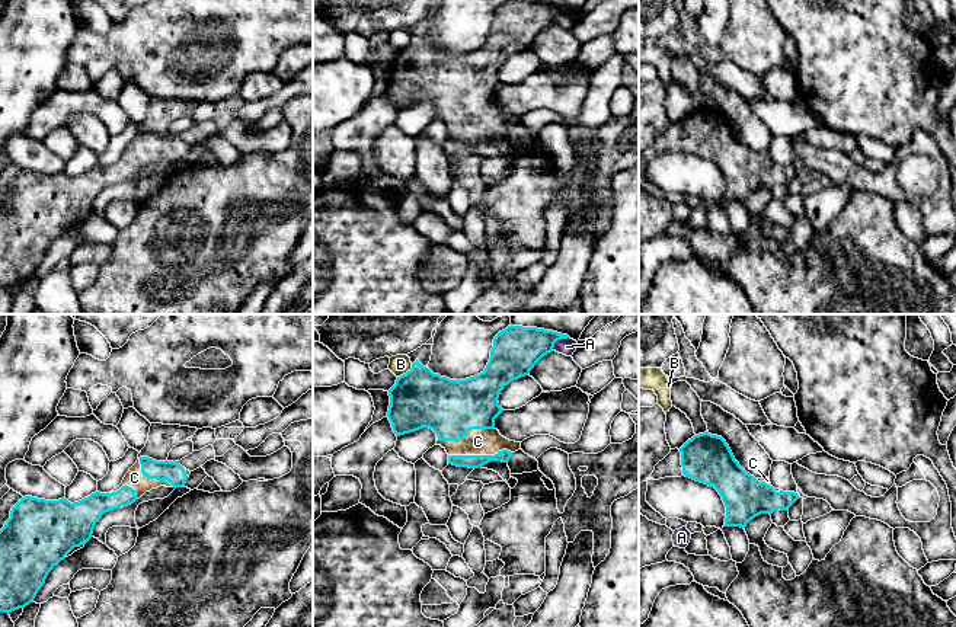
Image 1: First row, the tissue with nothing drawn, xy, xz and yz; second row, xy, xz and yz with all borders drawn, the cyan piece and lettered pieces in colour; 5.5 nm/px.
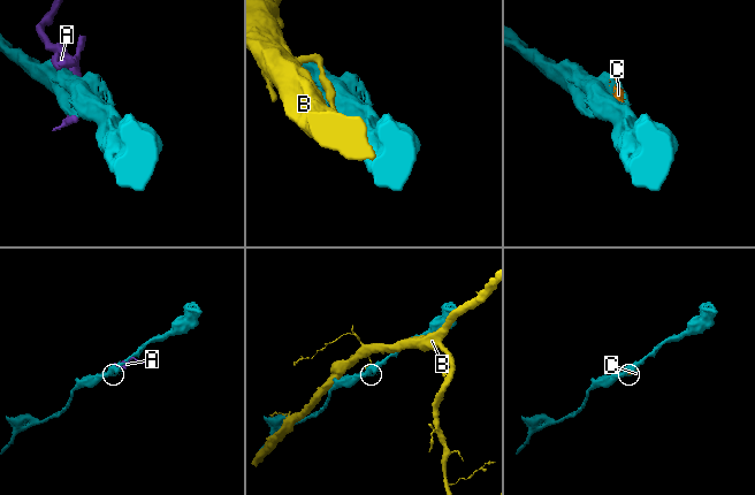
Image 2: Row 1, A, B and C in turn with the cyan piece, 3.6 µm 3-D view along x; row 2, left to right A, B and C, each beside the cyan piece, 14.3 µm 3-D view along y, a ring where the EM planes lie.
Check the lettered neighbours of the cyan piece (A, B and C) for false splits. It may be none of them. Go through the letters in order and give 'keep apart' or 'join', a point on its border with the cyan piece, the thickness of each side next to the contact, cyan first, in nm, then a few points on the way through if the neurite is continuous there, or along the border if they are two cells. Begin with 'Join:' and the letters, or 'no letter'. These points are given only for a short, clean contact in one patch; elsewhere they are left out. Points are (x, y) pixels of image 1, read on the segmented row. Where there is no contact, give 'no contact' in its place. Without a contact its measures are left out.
Join: C
A: keep apart | xz (558, 339) | 260/90 nm
B: keep apart | xz (408, 371) | 320/110 nm
C: join | xz (464, 435) | 320/140 nm

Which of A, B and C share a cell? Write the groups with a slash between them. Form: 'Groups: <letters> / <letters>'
Groups: A / B / C

